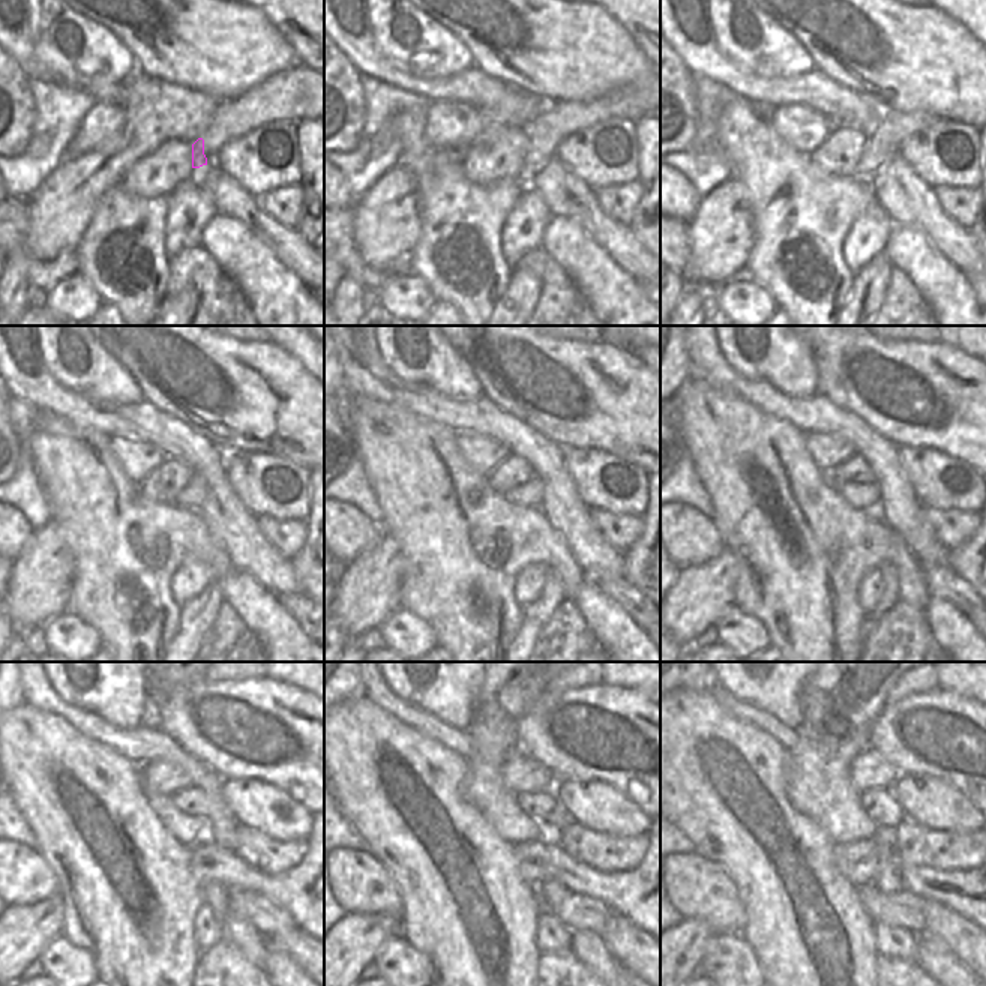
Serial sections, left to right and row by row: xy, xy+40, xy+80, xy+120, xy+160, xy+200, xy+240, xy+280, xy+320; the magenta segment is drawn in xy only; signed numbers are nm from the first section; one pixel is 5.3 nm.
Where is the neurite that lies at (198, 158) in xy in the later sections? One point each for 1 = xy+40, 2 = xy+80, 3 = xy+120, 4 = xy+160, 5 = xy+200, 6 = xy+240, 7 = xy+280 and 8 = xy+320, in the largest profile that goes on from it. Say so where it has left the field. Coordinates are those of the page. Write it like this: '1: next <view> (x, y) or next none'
1: next xy+40 (533, 164)
2: next xy+80 (869, 161)
3: next xy+120 (192, 496)
4: next xy+160 (530, 494)
5: next xy+200 (860, 496)
6: next xy+240 (188, 830)
7: next xy+280 (508, 692)
8: next xy+320 (841, 701)

